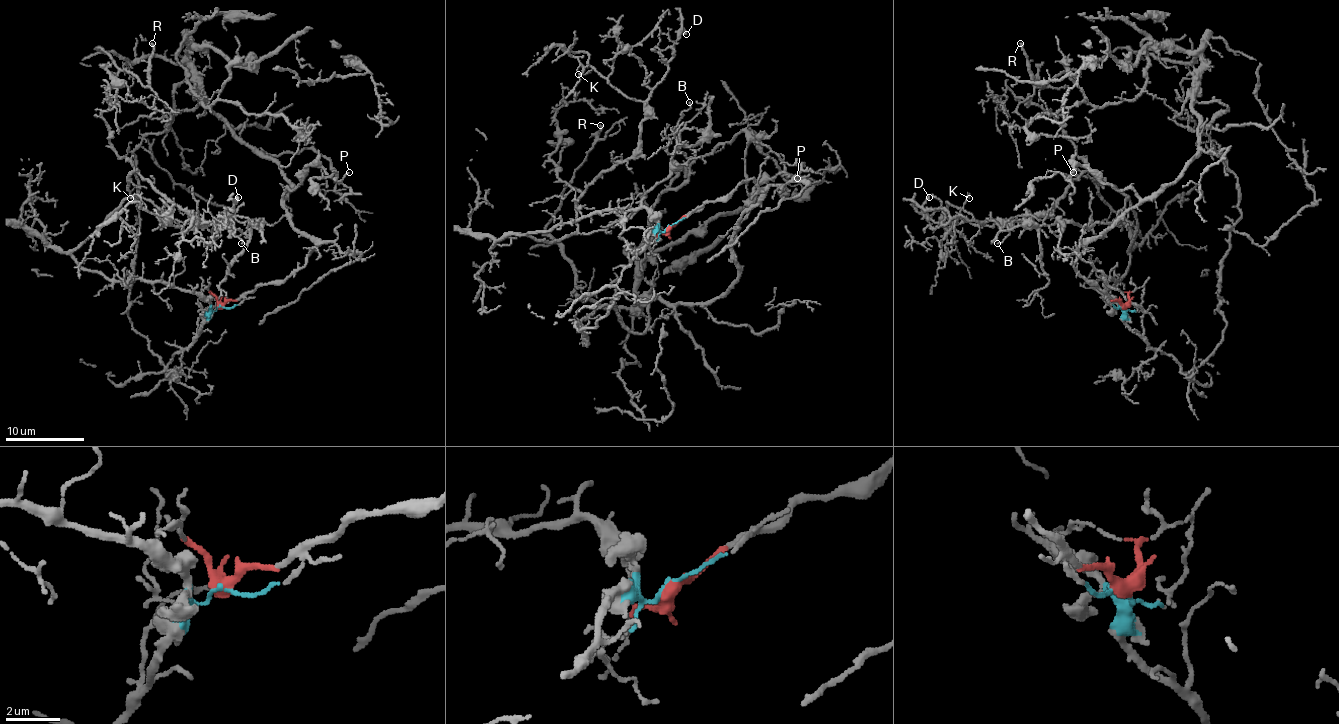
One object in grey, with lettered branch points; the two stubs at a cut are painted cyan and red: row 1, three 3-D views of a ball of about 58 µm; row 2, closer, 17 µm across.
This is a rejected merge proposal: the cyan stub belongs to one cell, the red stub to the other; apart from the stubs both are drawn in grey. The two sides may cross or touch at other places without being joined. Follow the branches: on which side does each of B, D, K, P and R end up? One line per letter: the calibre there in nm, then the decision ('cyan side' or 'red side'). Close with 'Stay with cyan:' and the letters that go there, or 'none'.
B: 110 nm | cyan side
D: 200 nm | cyan side
K: 110 nm | cyan side
P: 120 nm | red side
R: 180 nm | red side
Stay with cyan: B, D, K

